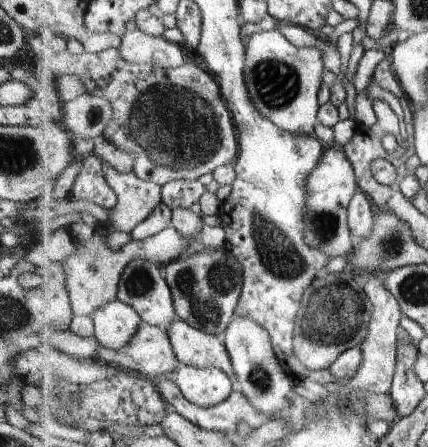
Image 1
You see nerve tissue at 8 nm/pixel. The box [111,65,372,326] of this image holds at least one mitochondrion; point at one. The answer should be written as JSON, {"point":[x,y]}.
{"point":[198,142]}

